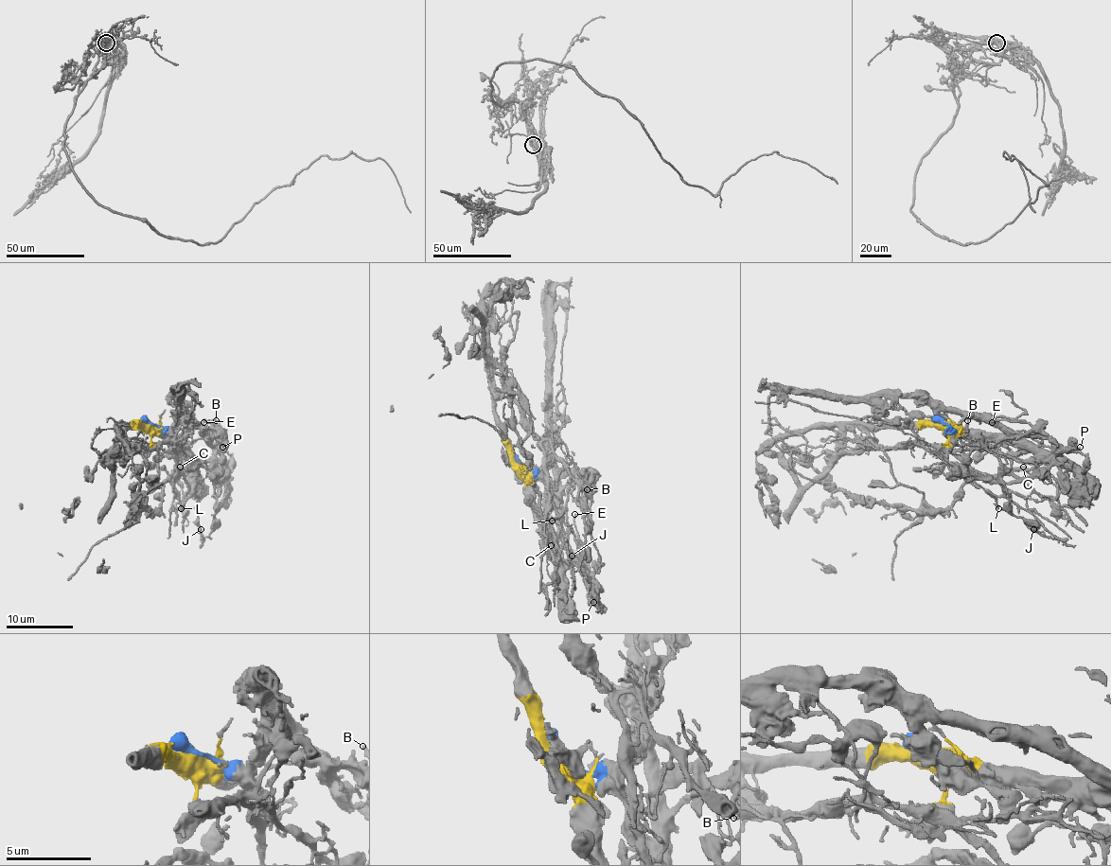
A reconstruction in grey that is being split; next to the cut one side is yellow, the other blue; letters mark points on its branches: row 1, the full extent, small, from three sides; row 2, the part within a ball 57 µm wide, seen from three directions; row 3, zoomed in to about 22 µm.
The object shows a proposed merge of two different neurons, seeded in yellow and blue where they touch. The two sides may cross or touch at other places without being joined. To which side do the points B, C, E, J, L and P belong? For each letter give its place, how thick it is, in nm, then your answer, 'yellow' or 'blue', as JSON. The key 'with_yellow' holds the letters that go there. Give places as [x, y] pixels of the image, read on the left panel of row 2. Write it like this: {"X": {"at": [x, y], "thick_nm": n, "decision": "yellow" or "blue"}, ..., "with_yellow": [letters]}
{"B": {"at": [216, 420], "thick_nm": 200, "decision": "yellow"}, "C": {"at": [180, 467], "thick_nm": 440, "decision": "yellow"}, "E": {"at": [203, 422], "thick_nm": 160, "decision": "yellow"}, "J": {"at": [201, 529], "thick_nm": 150, "decision": "blue"}, "L": {"at": [181, 508], "thick_nm": 280, "decision": "blue"}, "P": {"at": [222, 447], "thick_nm": 340, "decision": "yellow"}, "with_yellow": ["B", "C", "E", "P"]}

